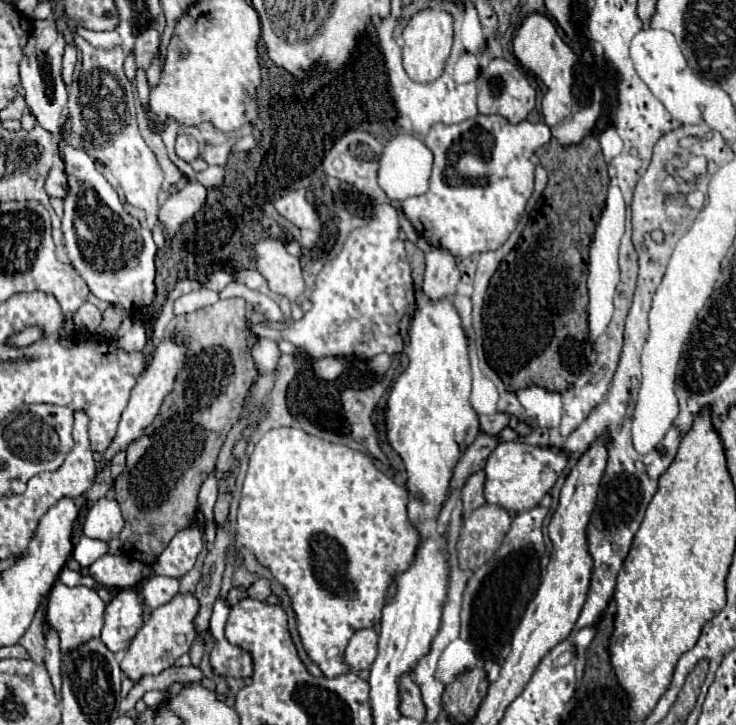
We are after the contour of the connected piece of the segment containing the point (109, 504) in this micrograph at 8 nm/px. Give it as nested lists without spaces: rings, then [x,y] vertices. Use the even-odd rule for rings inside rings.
[[[100,498],[88,512],[86,524],[84,524],[84,536],[94,540],[110,542],[120,534],[124,528],[124,520],[120,516],[120,508],[116,500]]]

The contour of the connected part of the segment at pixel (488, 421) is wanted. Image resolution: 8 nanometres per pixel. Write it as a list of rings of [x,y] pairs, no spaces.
[[[496,412],[490,416],[480,416],[480,430],[486,434],[498,434],[502,428],[506,428],[510,422],[510,416],[504,412]]]

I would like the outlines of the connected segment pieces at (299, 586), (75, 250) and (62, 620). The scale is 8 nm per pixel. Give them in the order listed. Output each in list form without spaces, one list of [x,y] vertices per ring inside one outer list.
[[[276,428],[276,430],[268,430],[262,440],[256,444],[250,462],[248,462],[248,472],[244,478],[244,486],[242,486],[242,500],[240,500],[240,508],[238,508],[238,520],[236,520],[236,546],[246,546],[248,550],[252,550],[256,554],[256,558],[268,566],[274,574],[274,578],[286,588],[288,596],[292,598],[292,608],[296,612],[296,620],[298,620],[298,632],[302,638],[302,644],[308,652],[308,656],[322,668],[326,678],[336,678],[342,674],[350,672],[350,666],[344,662],[344,650],[352,638],[352,634],[356,630],[362,628],[372,628],[374,624],[380,622],[382,618],[382,606],[384,600],[394,592],[392,580],[396,574],[400,574],[402,570],[406,570],[408,562],[412,560],[412,554],[416,550],[418,544],[418,534],[414,530],[414,526],[408,522],[408,514],[406,514],[406,504],[410,500],[410,494],[404,486],[394,484],[384,472],[380,472],[372,458],[360,450],[352,450],[348,446],[342,444],[332,444],[326,442],[322,438],[314,438],[310,434],[306,434],[304,430],[294,430],[294,428]]]
[[[66,148],[64,162],[70,194],[64,198],[62,232],[70,264],[84,278],[96,298],[118,304],[126,312],[150,306],[156,298],[154,278],[158,250],[152,232],[142,228],[140,222],[124,210],[116,190],[108,184],[102,172],[96,170],[96,164],[86,152]]]
[[[56,582],[50,596],[48,596],[48,606],[46,606],[46,620],[52,628],[60,632],[60,648],[62,652],[76,648],[82,642],[88,642],[90,638],[98,638],[100,630],[104,626],[104,610],[106,604],[98,596],[96,590],[90,590],[86,586],[76,586],[68,588],[62,582]]]

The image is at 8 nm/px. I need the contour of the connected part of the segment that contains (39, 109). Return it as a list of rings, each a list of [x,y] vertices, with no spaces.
[[[36,20],[32,34],[26,40],[24,46],[24,58],[20,62],[20,84],[24,90],[24,98],[26,104],[30,106],[30,110],[34,112],[38,124],[46,130],[50,130],[52,134],[60,134],[64,132],[64,116],[62,116],[62,108],[66,106],[66,86],[62,82],[60,70],[62,70],[62,54],[64,54],[64,40],[46,40],[48,36],[52,36],[54,30],[50,30],[48,34],[48,20]]]

